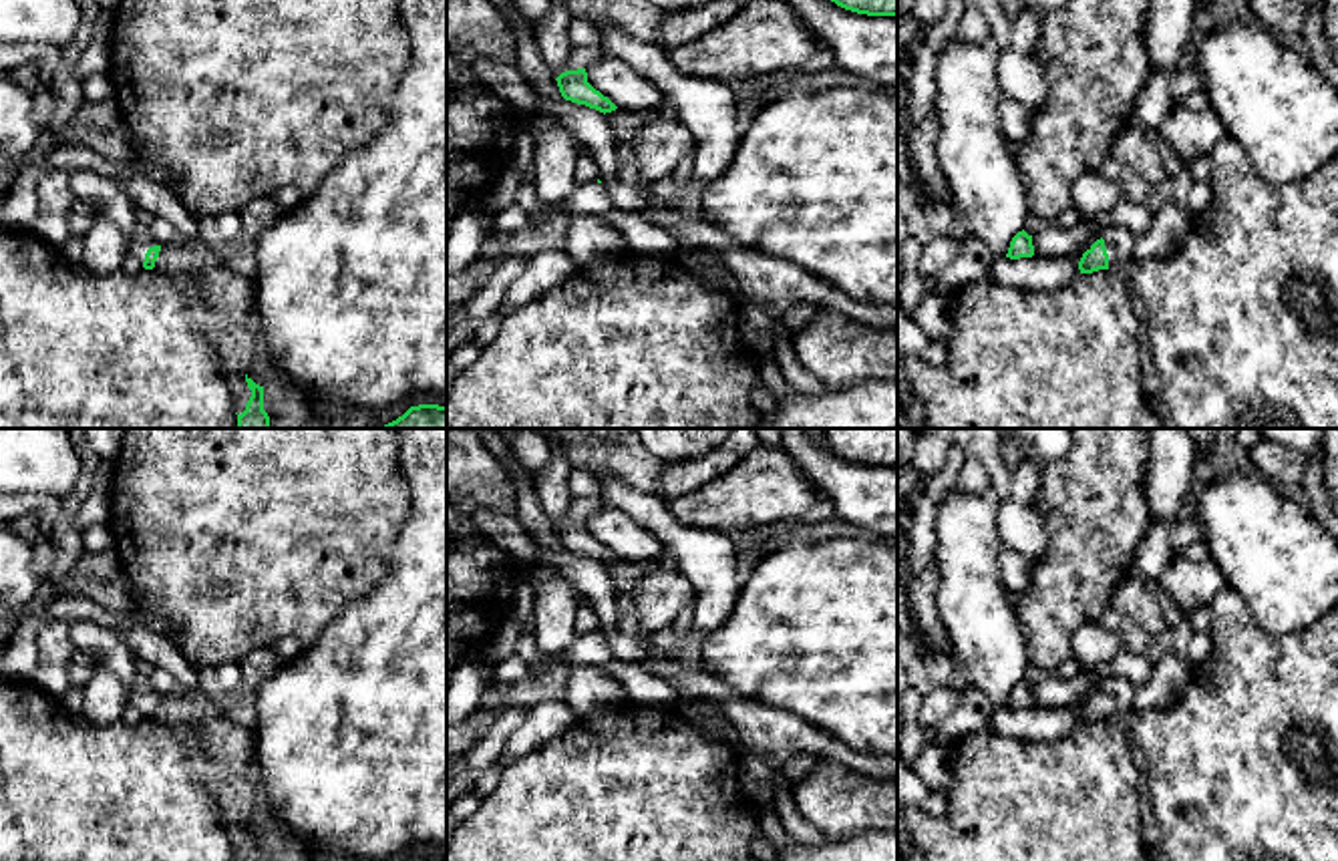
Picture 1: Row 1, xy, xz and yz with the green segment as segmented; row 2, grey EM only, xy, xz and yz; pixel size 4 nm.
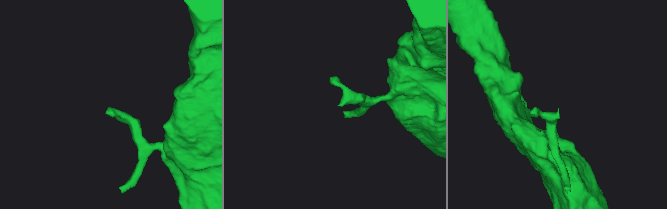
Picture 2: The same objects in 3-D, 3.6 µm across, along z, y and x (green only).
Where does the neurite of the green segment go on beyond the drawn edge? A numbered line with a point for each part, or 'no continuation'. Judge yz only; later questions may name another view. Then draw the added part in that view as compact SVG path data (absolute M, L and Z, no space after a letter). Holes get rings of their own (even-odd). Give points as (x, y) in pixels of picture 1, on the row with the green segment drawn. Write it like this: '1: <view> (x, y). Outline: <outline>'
1: yz (1119, 242). Outline: M1109 225L1103 235L1109 264L1127 262L1133 255L1135 235L1123 225Z

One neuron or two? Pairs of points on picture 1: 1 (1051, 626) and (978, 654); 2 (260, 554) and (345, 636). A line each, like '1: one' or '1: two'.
1: two
2: two

